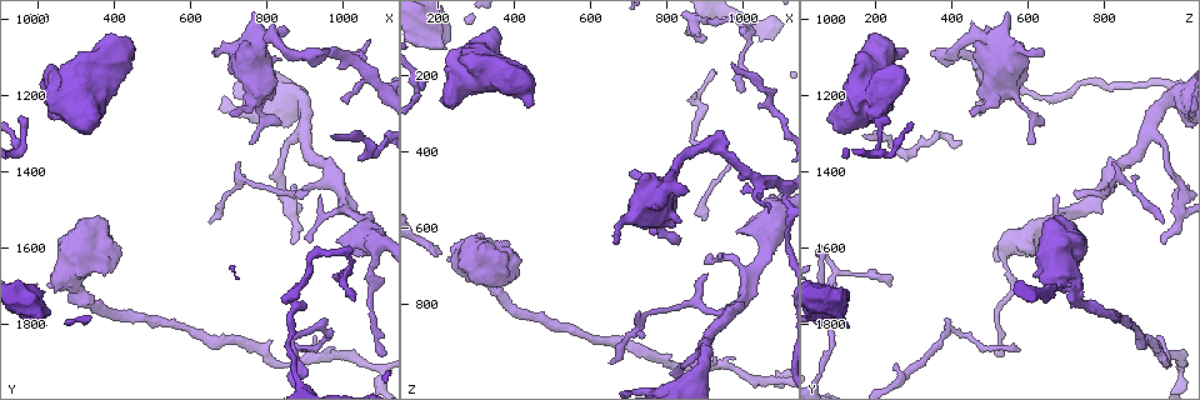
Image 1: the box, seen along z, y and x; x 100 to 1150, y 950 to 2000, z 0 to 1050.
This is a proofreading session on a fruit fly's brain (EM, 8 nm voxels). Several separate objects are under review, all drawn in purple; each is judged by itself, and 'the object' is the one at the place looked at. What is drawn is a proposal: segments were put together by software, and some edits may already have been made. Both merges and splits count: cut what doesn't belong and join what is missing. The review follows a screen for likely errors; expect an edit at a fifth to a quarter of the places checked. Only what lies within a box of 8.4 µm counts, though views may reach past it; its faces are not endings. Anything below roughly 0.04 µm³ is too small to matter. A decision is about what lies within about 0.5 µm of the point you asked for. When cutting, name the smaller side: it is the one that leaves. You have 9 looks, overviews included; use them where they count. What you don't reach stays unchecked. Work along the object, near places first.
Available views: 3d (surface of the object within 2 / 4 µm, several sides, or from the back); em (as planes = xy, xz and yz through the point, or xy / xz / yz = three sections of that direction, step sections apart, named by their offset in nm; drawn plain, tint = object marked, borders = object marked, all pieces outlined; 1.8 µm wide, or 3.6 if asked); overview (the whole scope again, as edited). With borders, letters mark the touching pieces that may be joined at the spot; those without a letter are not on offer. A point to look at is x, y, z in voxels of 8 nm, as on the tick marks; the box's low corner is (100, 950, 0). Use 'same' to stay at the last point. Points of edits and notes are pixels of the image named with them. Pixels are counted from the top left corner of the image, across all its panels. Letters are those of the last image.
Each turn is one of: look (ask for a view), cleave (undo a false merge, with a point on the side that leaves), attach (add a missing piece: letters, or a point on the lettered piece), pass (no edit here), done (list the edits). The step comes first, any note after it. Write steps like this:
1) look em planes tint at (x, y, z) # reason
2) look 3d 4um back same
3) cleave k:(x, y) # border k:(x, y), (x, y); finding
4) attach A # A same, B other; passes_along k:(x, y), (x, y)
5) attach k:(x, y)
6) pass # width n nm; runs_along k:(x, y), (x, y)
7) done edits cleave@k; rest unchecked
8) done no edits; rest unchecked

look 3d 2um at (865, 1585, 955) # an open end

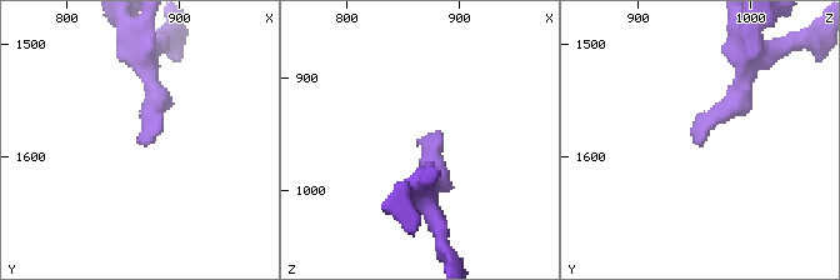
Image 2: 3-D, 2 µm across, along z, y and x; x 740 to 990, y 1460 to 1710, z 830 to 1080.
look em planes tint at (868, 1590, 952)

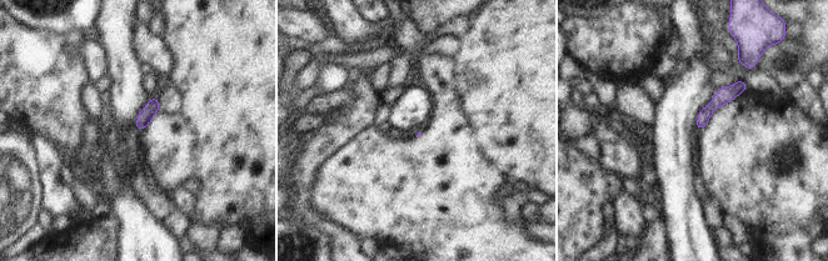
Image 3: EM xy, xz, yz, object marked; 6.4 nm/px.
look em planes borders same # what lies round it

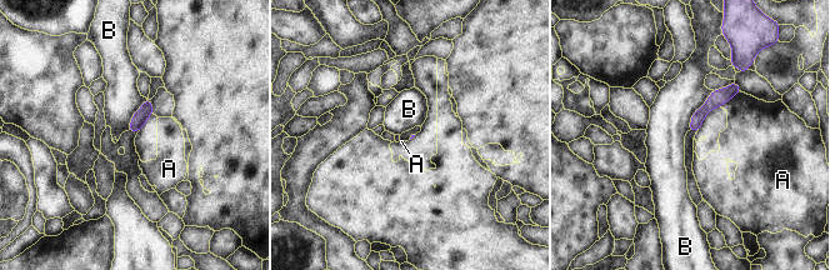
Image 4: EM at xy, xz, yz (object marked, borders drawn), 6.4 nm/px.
pass # A other, B other; border 4:(713, 90), (694, 113), (688, 130); none of them fits

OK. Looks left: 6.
look em yz step 16 tint at (910, 1455, 720) # branch stops here

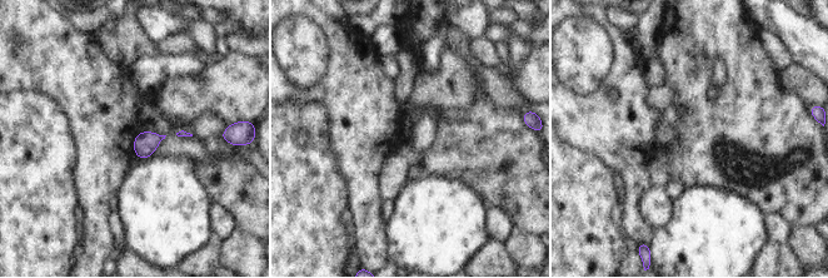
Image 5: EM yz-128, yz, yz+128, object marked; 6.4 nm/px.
look em planes borders same

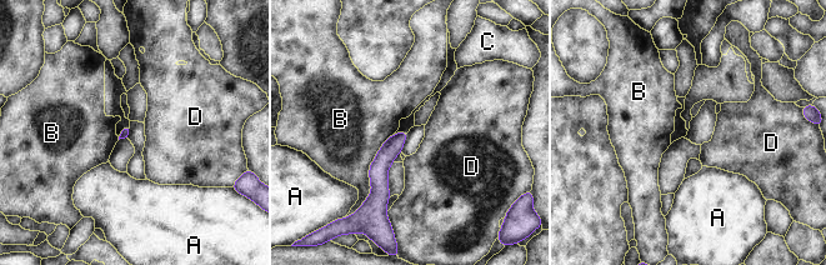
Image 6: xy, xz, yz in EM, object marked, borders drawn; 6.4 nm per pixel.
pass # A other, B other, C other, D other; none of them fits

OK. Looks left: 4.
look 3d 4um at (230, 1120, 265) # stops while still wide

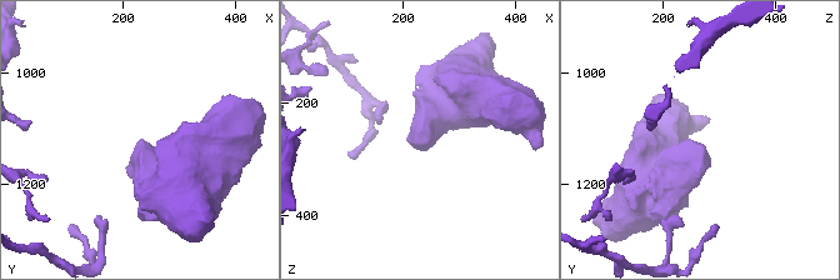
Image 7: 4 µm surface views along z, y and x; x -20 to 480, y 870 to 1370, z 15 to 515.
look em 3.6um xy step 16 tint at (225, 1125, 260) # now the EM

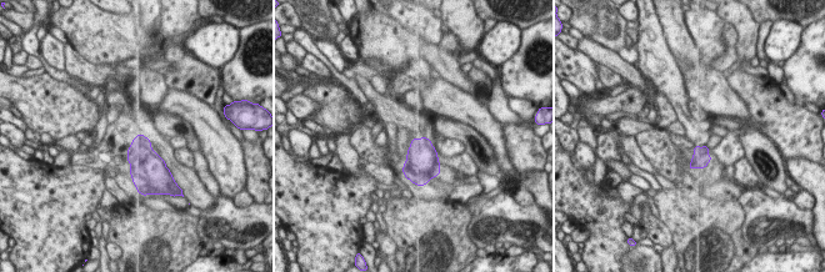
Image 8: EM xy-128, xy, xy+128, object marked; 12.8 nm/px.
look em 3.6um planes borders same # cut it another way

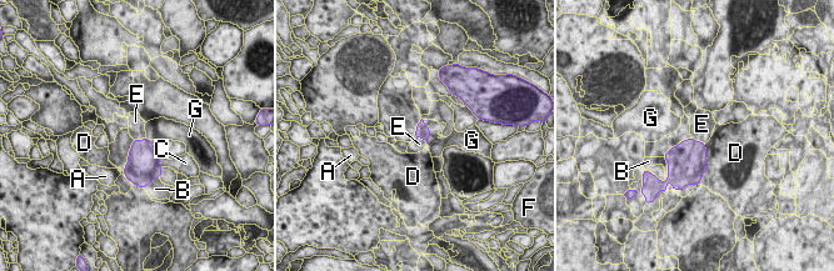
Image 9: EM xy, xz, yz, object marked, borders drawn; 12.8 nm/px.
attach E # A other, B other, C other, D other, E same, F other, G other; passes_along 9:(423, 131), (422, 137), (419, 144); the cell continues

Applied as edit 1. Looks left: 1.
look em 3.6um planes borders at (445, 1080, 280) # free end

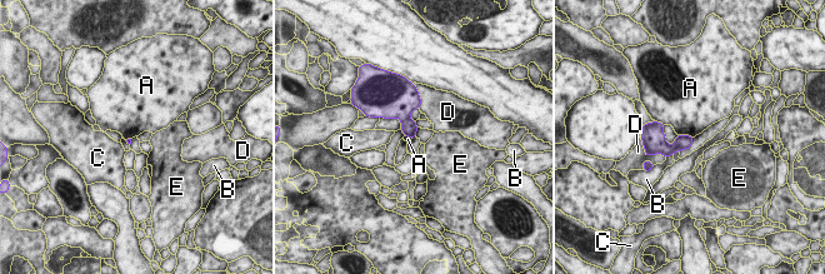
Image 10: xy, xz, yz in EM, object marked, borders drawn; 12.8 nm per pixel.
pass # A other, B other, C other, D other, E other; border 10:(678, 134), (693, 136); no lettered piece goes on from it

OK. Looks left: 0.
done edits attach@9; rest unchecked

